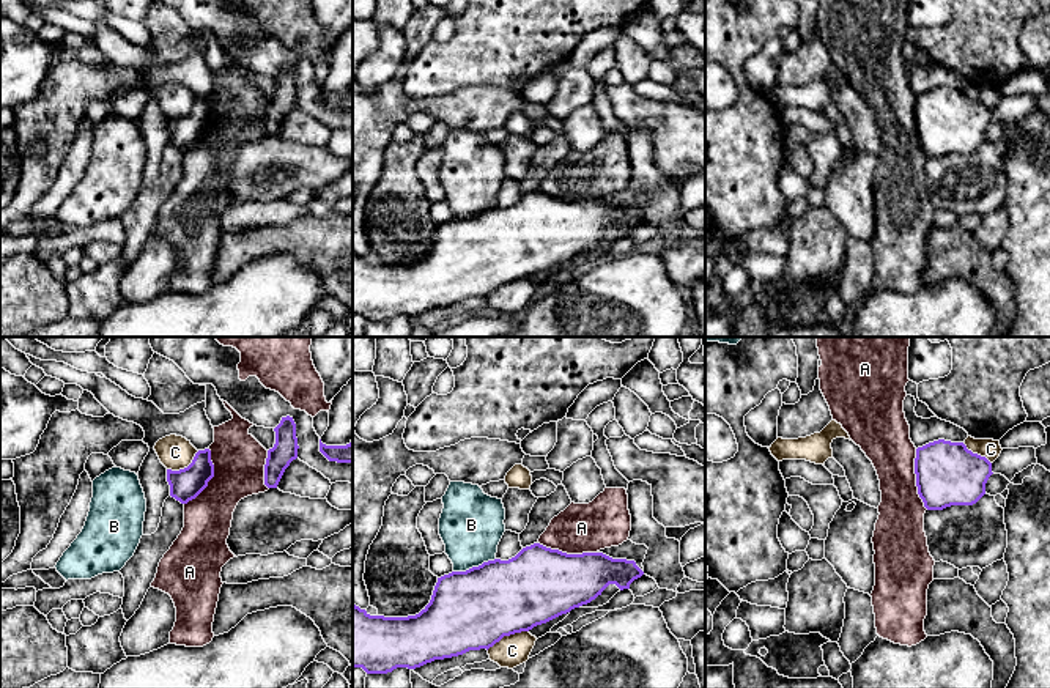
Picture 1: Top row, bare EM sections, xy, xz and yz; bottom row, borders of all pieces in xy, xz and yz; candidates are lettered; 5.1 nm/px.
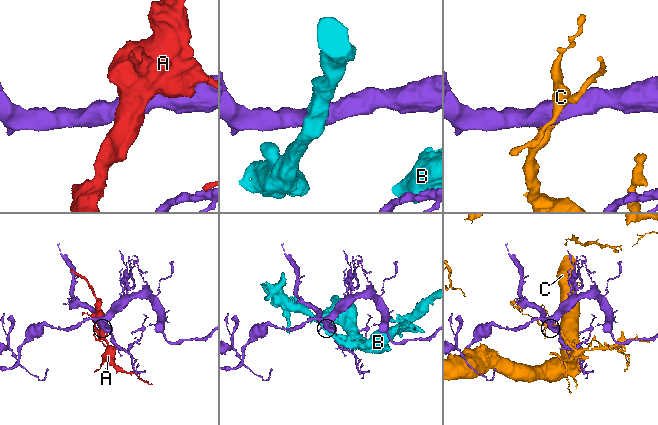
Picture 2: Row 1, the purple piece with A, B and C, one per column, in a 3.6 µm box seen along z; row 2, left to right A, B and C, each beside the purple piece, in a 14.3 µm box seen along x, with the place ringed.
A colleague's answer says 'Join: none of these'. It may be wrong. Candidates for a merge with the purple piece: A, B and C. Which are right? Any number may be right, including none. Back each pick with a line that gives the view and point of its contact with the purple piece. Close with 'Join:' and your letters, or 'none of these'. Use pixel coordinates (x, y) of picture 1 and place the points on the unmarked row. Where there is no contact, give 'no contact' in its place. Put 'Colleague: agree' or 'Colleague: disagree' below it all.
Join: none of these
Colleague: agree

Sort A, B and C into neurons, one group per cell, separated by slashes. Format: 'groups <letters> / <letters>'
groups A / B / C

